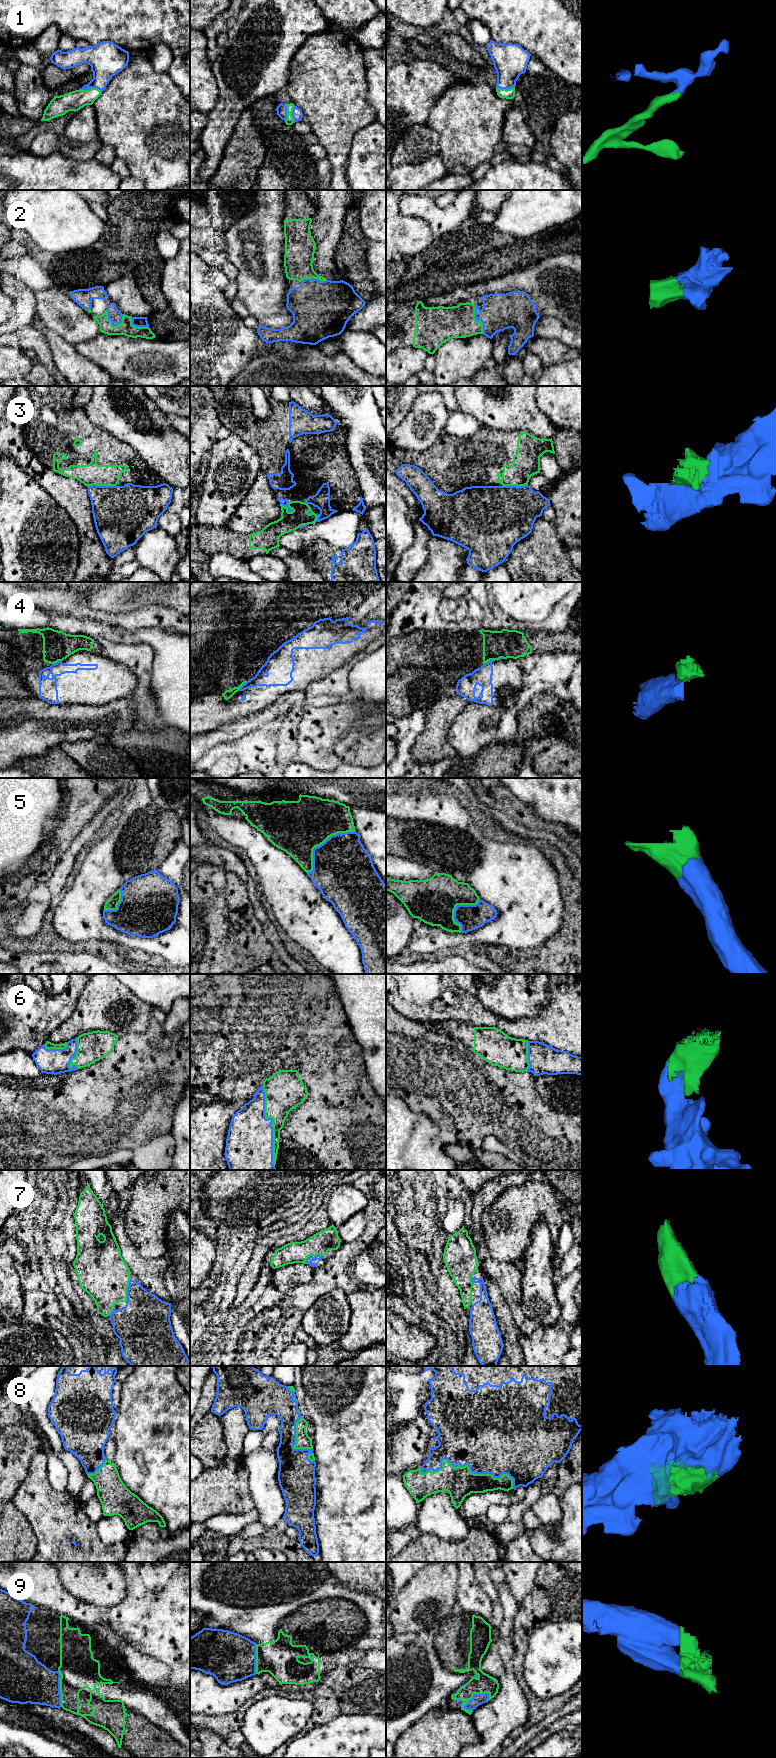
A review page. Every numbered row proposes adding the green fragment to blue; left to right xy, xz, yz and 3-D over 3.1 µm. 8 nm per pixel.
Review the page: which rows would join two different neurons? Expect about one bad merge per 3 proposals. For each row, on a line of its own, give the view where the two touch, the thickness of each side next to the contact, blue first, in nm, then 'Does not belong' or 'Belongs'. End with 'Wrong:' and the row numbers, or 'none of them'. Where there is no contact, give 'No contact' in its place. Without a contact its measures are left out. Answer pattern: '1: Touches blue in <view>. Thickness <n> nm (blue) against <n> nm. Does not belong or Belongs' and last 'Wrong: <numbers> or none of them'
1: Touches blue in xy. Thickness 280 nm (blue) against 160 nm. Belongs
2: Touches blue in xy. Thickness 110 nm (blue) against 120 nm. Belongs
3: Touches blue in xy. Thickness 420 nm (blue) against 180 nm. Does not belong
4: Touches blue in yz. Thickness 150 nm (blue) against 220 nm. Does not belong
5: Touches blue in xz. Thickness 480 nm (blue) against 440 nm. Belongs
6: Touches blue in xz. Thickness 380 nm (blue) against 280 nm. Belongs
7: Touches blue in xy. Thickness 360 nm (blue) against 400 nm. Belongs
8: Touches blue in yz. Thickness 500 nm (blue) against 240 nm. Belongs
9: Touches blue in yz. Thickness 90 nm (blue) against 150 nm. Belongs
Wrong: 3, 4

